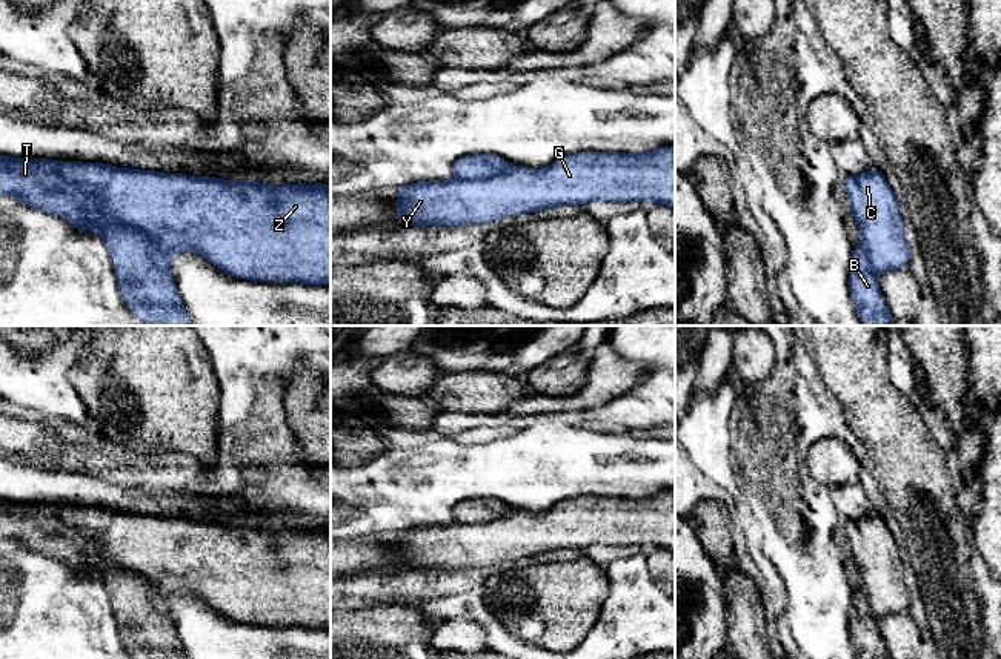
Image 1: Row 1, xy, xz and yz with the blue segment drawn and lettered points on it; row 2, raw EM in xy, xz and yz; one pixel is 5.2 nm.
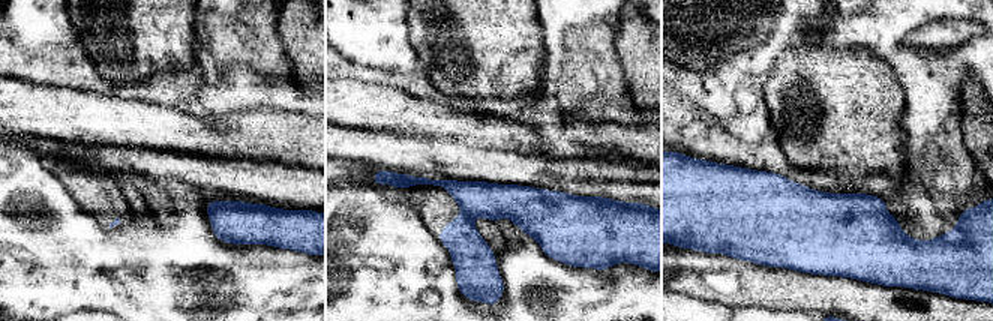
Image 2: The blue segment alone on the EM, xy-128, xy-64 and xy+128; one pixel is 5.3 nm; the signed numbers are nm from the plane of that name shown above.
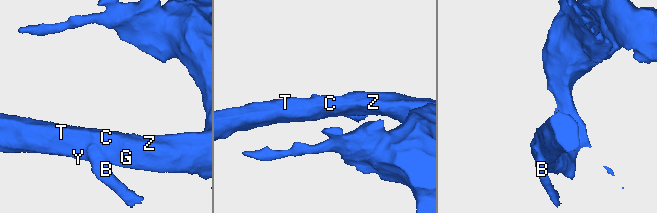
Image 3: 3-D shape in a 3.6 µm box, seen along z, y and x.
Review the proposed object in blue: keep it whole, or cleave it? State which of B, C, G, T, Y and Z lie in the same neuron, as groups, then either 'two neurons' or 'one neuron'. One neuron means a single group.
B / C G T Y Z; two neurons

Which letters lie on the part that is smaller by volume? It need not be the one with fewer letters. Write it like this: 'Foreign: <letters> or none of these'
Foreign: B

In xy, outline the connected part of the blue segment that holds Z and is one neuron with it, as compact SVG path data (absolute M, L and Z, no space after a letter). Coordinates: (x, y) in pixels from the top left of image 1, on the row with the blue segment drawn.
M0 155L0 197L3 195L62 217L80 230L97 232L101 221L111 220L148 235L169 257L178 252L198 252L231 277L331 286L331 184L269 186L251 178L221 180L114 167L106 163Z

